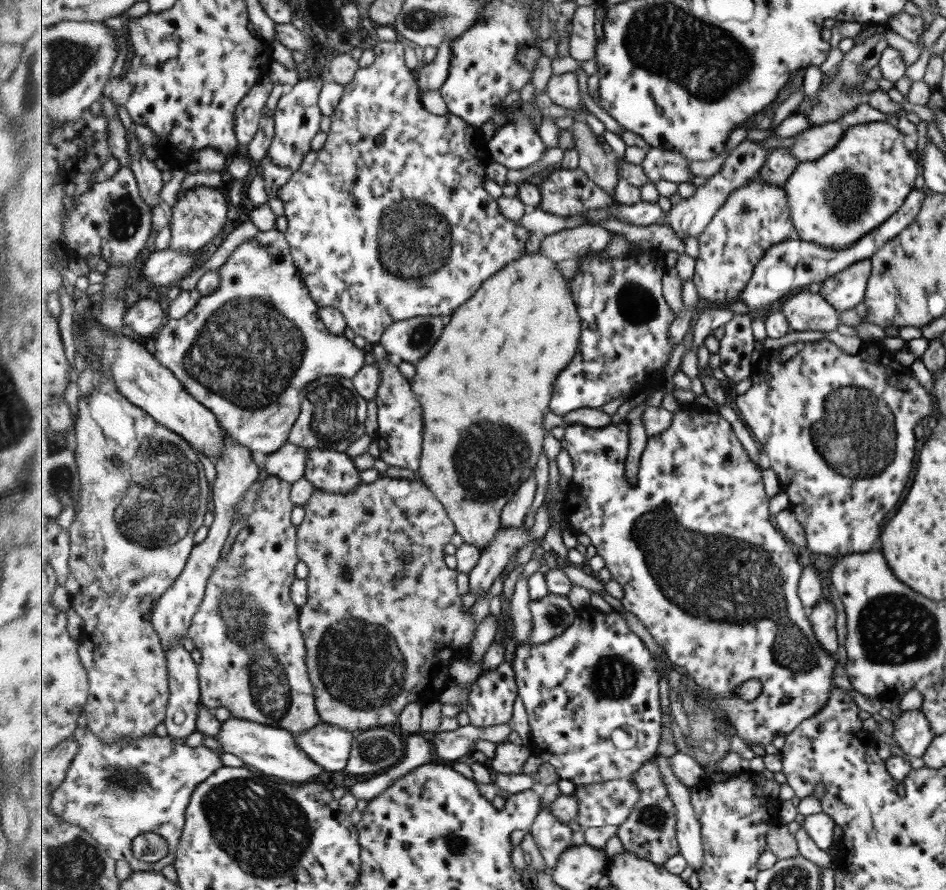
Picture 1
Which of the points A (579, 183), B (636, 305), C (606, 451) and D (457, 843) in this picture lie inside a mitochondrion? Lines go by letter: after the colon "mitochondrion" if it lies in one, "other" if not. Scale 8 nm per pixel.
A: other
B: mitochondrion
C: other
D: mitochondrion

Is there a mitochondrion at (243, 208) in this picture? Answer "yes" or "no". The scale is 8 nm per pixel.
no

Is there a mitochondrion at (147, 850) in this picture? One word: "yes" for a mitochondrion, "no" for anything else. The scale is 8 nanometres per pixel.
no

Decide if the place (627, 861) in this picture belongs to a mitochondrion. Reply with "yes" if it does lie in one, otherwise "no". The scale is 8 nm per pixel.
no

